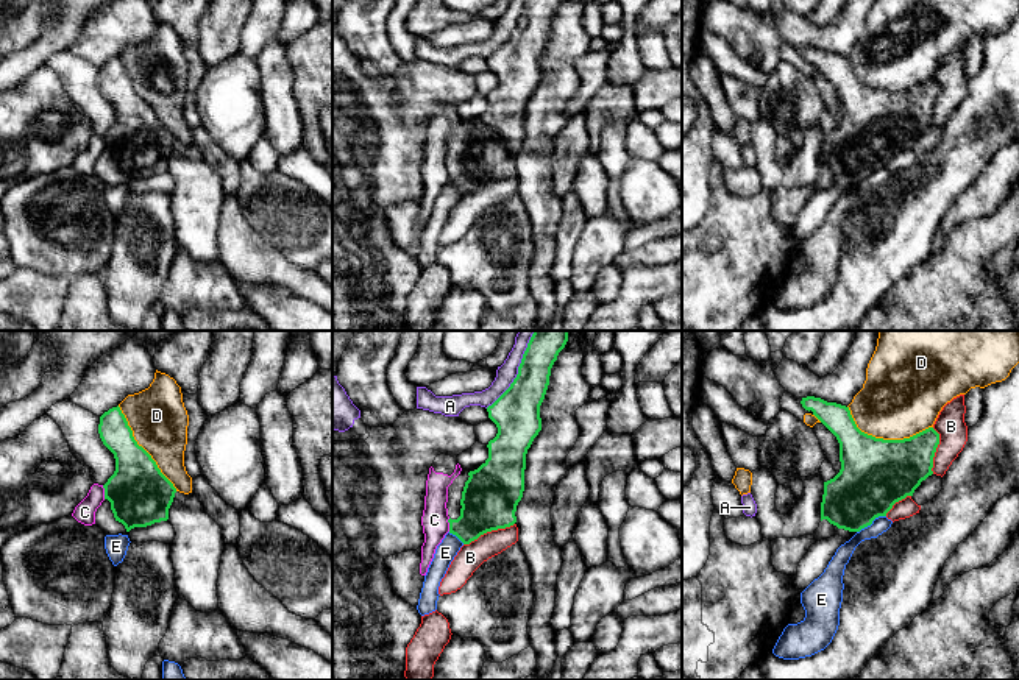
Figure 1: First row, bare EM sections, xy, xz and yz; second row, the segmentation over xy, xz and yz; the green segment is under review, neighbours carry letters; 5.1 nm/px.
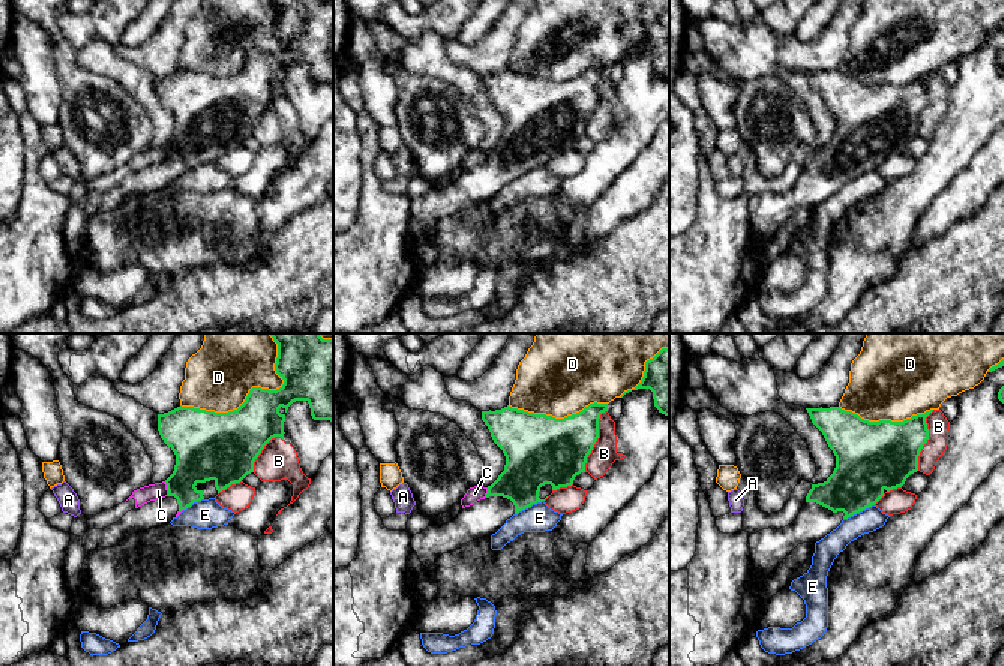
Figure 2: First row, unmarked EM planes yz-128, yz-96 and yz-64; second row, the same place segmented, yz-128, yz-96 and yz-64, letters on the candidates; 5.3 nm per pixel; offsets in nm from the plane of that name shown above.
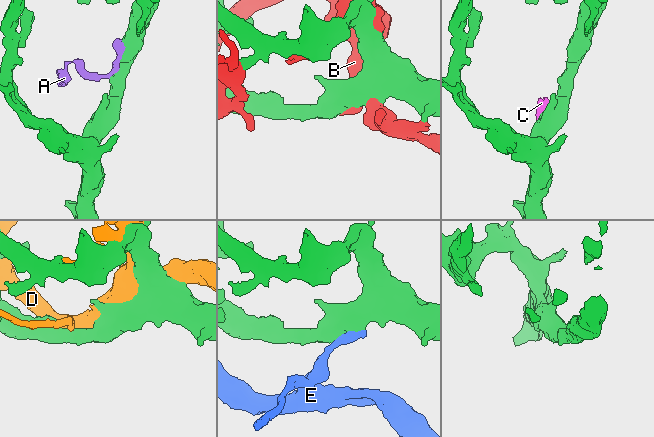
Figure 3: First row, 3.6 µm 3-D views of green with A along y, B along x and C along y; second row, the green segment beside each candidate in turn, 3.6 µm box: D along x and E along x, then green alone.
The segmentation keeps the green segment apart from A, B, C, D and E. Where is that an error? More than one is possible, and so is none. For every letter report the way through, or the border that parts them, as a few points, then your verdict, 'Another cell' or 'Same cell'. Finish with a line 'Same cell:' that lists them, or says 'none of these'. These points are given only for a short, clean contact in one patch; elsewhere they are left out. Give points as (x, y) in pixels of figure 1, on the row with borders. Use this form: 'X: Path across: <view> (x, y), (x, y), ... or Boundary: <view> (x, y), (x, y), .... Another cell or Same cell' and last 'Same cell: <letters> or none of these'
A: Another cell
B: Another cell
C: Another cell
D: Another cell
E: Another cell
Same cell: none of these

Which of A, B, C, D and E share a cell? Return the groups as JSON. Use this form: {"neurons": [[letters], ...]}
{"neurons": [["A"], ["B"], ["C"], ["D"], ["E"]]}

